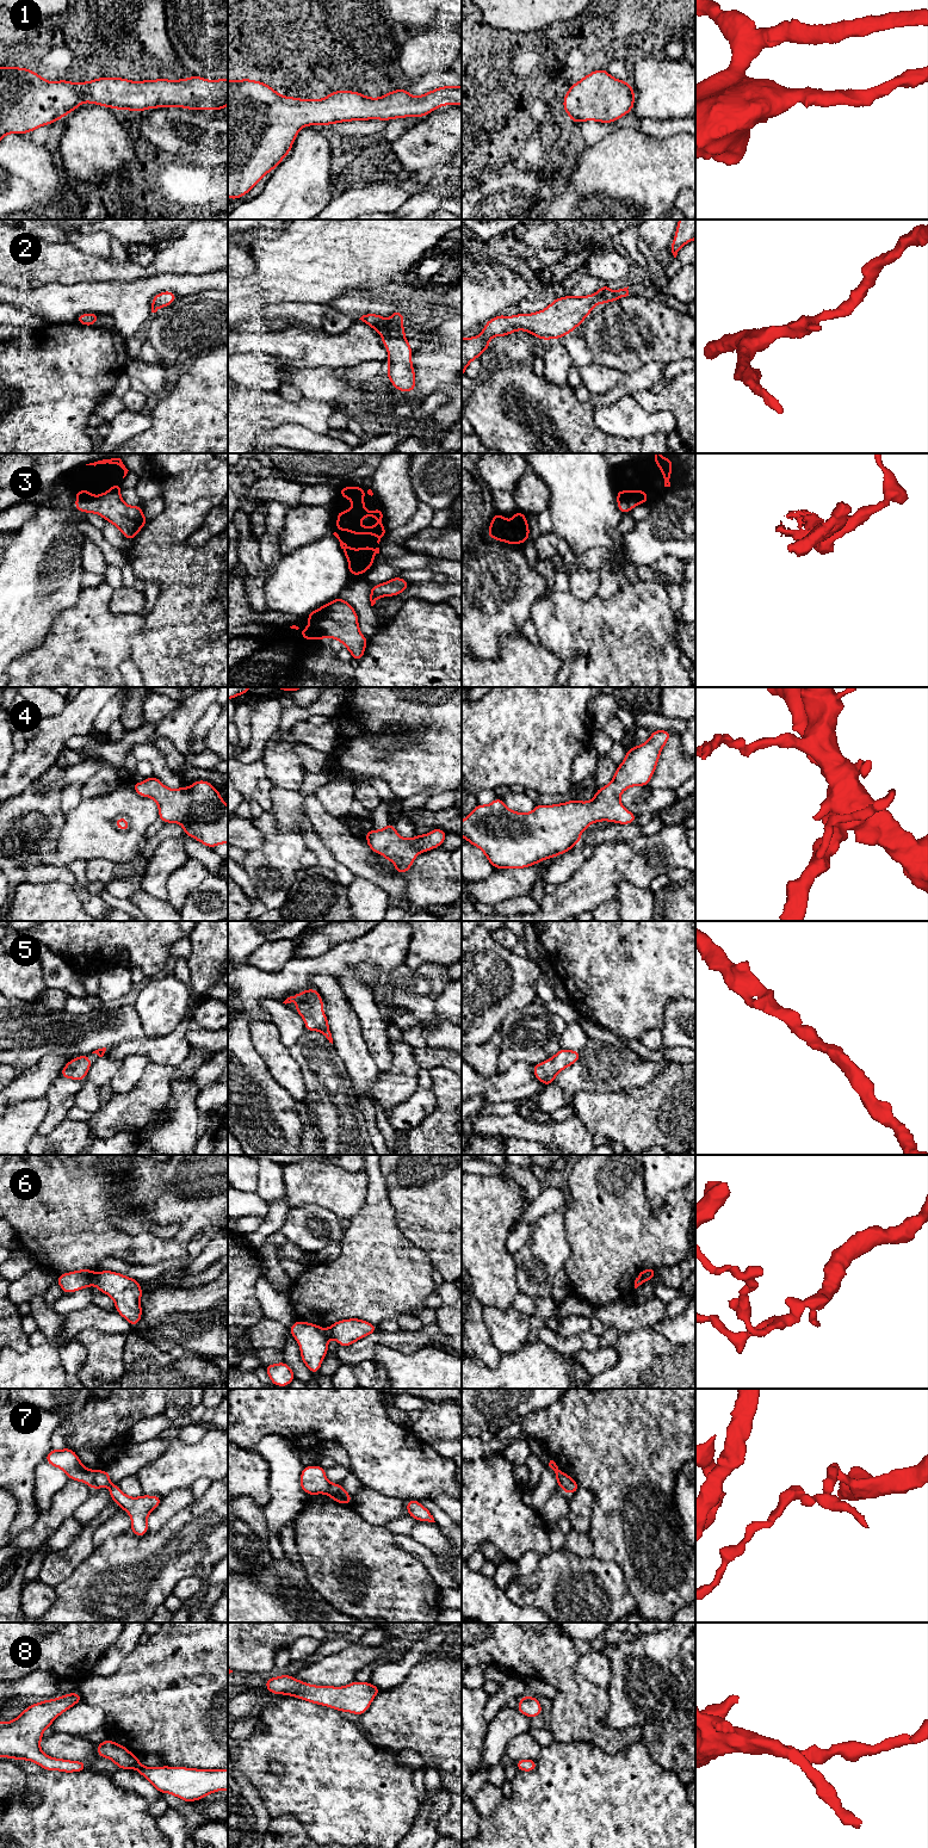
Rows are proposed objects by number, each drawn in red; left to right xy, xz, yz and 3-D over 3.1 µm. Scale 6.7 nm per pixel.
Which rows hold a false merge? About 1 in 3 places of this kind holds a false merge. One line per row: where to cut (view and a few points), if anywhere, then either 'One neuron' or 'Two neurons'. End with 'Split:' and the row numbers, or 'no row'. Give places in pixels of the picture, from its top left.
1: No split. One neuron
2: No split. One neuron
3: Split along xz (308, 617), (313, 619), (311, 626), (319, 629), (325, 637). Two neurons
4: No split. One neuron
5: No split. One neuron
6: Split along xy (96, 1273), (93, 1284). Two neurons
7: Split along xy (97, 1471), (93, 1478), (93, 1488). Two neurons
8: No split. One neuron
Split: 3, 6, 7

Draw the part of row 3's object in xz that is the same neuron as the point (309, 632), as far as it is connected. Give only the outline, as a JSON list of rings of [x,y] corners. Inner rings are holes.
[[[308,618],[308,622],[309,622],[309,626],[307,629],[302,629],[301,637],[303,639],[323,639],[324,638],[323,632],[311,628],[314,619]]]

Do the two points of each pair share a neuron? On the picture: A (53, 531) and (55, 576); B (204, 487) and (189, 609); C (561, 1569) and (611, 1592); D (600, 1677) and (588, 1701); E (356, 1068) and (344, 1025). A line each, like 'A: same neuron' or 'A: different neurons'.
A: same neuron
B: same neuron
C: same neuron
D: different neurons
E: same neuron

